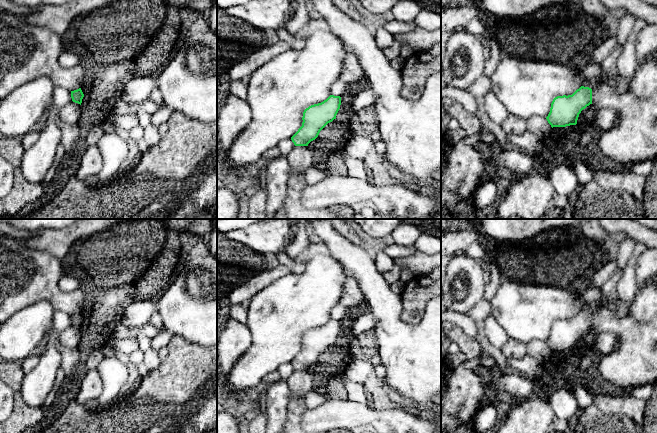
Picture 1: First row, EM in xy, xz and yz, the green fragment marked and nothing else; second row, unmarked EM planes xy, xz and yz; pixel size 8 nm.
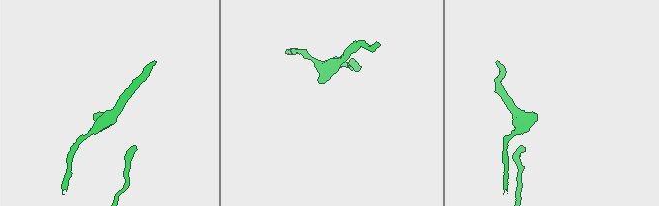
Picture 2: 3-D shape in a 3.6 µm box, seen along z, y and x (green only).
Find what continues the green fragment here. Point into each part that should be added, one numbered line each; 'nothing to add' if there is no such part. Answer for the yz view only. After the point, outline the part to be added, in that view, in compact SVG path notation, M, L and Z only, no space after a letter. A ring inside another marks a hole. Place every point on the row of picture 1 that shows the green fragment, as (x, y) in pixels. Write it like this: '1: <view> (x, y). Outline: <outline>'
nothing to add

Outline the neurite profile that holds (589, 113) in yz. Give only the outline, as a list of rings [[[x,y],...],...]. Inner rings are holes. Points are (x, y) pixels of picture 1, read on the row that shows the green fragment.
[[[590,104],[589,106],[587,106],[585,109],[583,109],[581,111],[581,113],[579,114],[577,122],[579,122],[581,120],[582,121],[595,120],[598,110],[599,109],[595,105]]]

